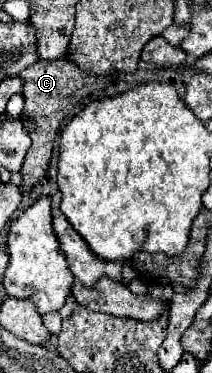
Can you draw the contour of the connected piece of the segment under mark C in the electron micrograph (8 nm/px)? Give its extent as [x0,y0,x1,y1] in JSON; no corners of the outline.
[19,58,115,192]

